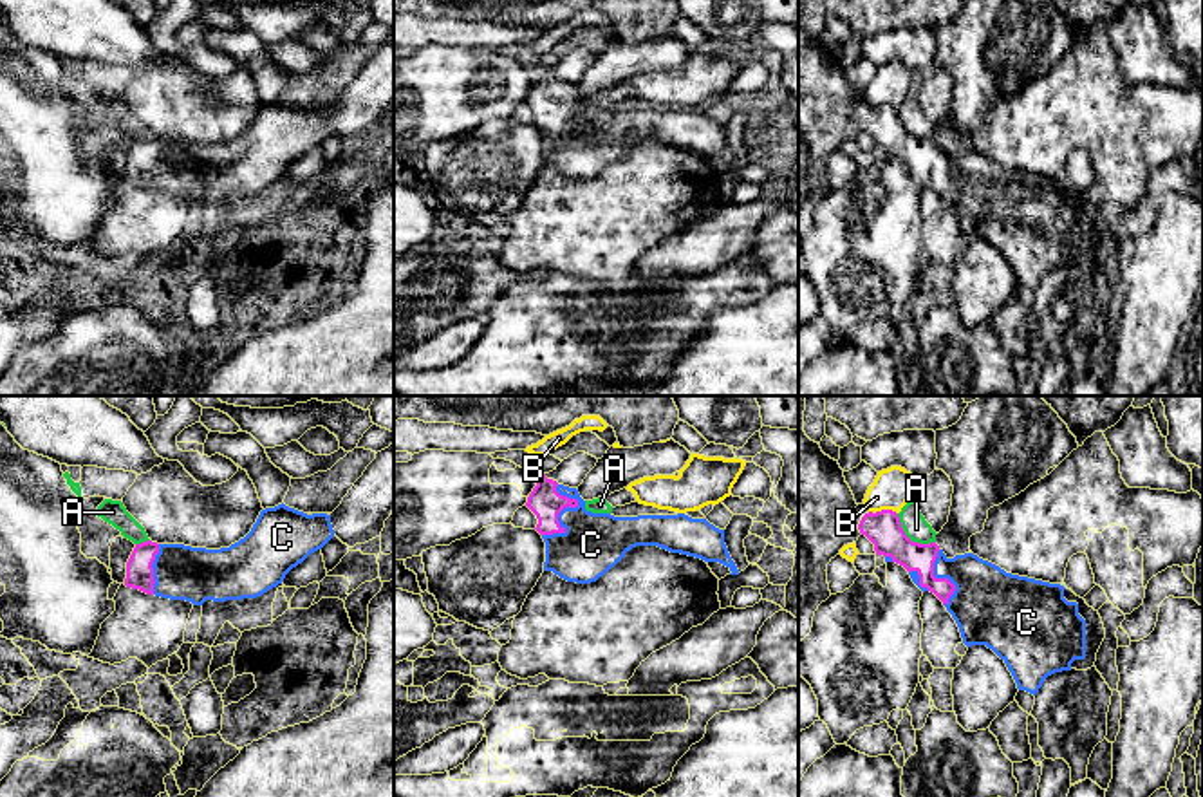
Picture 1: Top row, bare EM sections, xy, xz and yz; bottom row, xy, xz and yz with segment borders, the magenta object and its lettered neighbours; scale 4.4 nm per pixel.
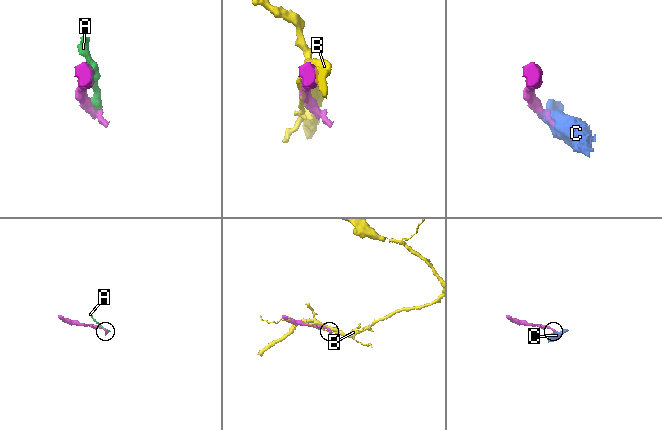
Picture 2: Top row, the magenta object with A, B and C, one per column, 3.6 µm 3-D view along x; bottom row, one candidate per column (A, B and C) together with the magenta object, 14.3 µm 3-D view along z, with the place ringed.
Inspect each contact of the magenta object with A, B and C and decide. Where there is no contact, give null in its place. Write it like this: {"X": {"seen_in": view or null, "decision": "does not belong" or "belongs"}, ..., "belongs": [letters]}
{"A": {"seen_in": "yz", "decision": "does not belong"}, "B": {"seen_in": "yz", "decision": "does not belong"}, "C": {"seen_in": "xz", "decision": "belongs"}, "belongs": ["C"]}

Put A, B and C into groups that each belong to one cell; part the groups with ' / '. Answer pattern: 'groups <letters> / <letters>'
groups A / B / C

